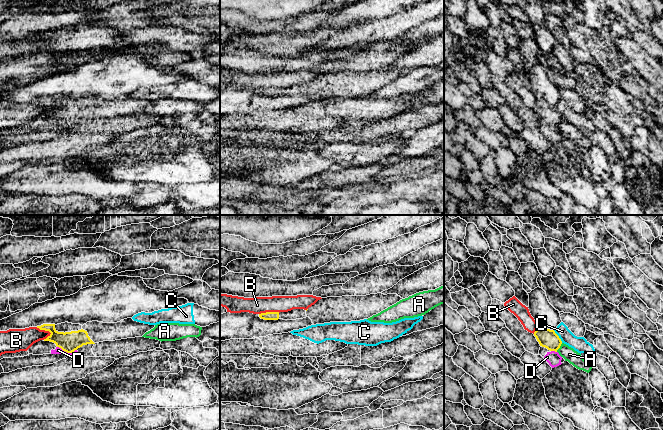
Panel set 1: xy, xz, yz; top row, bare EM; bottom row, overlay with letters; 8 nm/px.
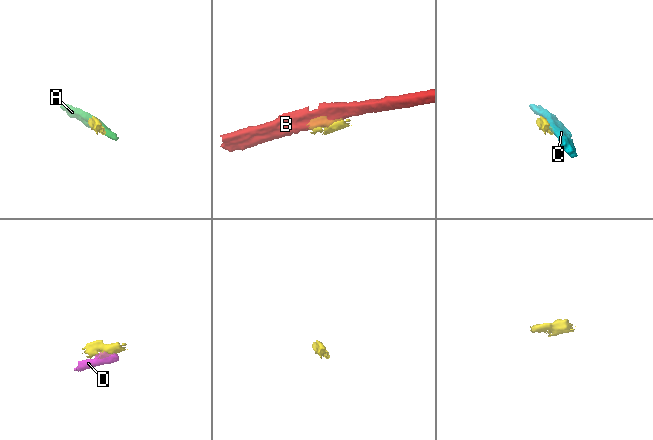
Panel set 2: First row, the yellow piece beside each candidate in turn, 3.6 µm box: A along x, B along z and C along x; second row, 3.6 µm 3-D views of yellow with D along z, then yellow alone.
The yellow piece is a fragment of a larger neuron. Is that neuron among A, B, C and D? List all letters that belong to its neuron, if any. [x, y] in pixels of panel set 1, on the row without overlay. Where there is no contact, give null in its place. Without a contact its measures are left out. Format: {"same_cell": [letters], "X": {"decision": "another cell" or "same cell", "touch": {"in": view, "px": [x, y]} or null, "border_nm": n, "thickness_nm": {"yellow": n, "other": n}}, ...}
{"same_cell": [], "A": {"decision": "another cell", "touch": {"in": "yz", "px": [559, 123]}, "border_nm": 90, "thickness_nm": {"yellow": 150, "other": 110}}, "B": {"decision": "another cell", "touch": {"in": "xy", "px": [44, 105]}, "border_nm": 140, "thickness_nm": {"yellow": 160, "other": 190}}, "C": {"decision": "another cell", "touch": {"in": "yz", "px": [558, 112]}, "border_nm": 130, "thickness_nm": {"yellow": 150, "other": 120}}, "D": {"decision": "another cell", "touch": {"in": "xy", "px": [67, 128]}, "border_nm": 160, "thickness_nm": {"yellow": 160, "other": 50}}}

